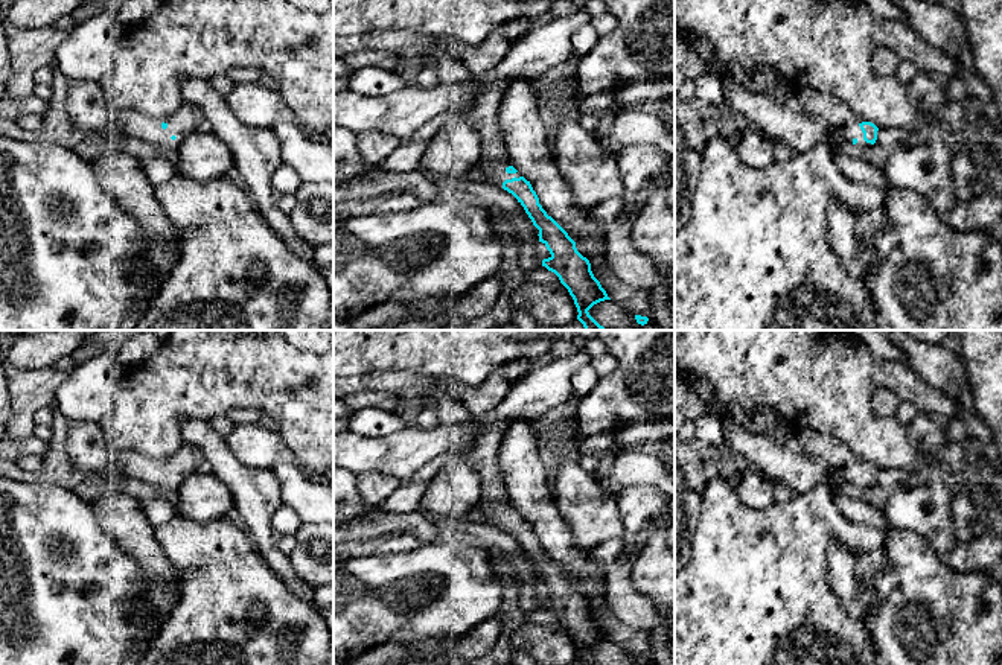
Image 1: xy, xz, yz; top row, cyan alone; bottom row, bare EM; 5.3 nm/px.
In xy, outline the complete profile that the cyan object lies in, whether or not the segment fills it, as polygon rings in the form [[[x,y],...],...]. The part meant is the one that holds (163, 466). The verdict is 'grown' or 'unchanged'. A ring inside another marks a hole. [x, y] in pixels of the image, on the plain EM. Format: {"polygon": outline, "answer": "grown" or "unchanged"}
{"polygon": [[[187,443],[163,460],[149,458],[134,450],[123,450],[117,455],[119,469],[126,478],[169,490],[177,490],[181,481],[196,472],[203,461],[201,450]]], "answer": "grown"}

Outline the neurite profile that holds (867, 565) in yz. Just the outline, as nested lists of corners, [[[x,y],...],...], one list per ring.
[[[883,548],[866,551],[854,558],[854,575],[859,581],[857,601],[865,609],[870,609],[876,597],[873,593],[873,583],[876,574],[883,566],[886,552]]]

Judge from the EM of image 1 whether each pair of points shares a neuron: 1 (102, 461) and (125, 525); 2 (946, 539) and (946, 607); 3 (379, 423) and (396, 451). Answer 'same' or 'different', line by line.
1: same
2: different
3: different

